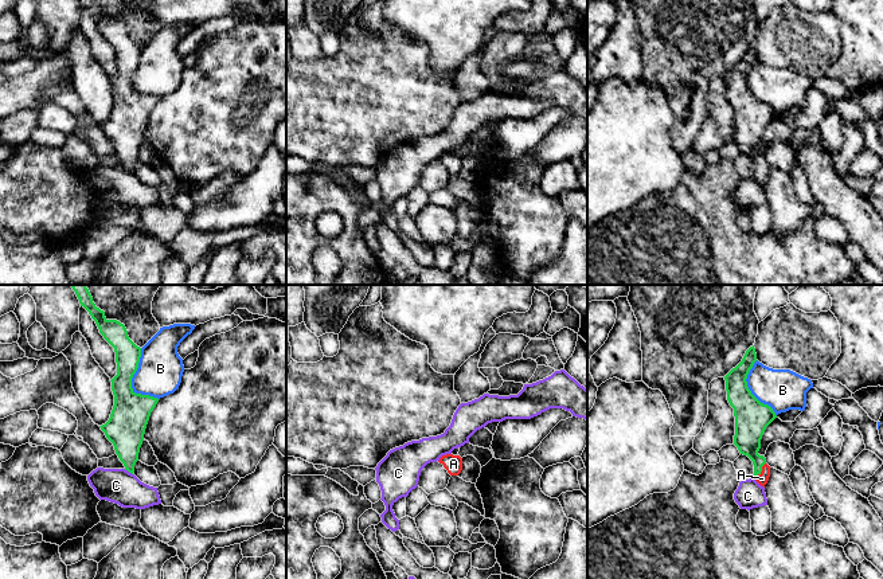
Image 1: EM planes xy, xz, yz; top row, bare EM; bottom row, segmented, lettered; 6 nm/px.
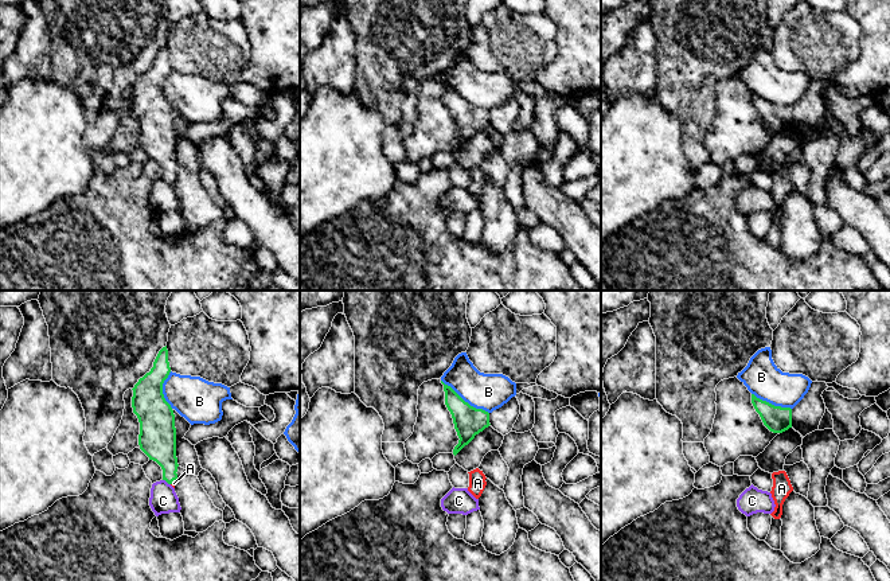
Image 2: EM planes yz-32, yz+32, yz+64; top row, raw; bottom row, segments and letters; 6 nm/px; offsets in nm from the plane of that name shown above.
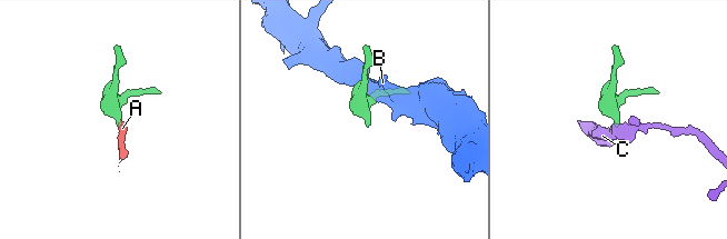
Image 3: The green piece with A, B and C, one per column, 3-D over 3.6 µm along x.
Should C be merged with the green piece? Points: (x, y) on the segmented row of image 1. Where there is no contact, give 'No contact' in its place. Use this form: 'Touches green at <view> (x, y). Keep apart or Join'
Touches green at xy (128, 470). Keep apart

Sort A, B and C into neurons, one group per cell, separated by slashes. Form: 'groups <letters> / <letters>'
groups A / B / C

